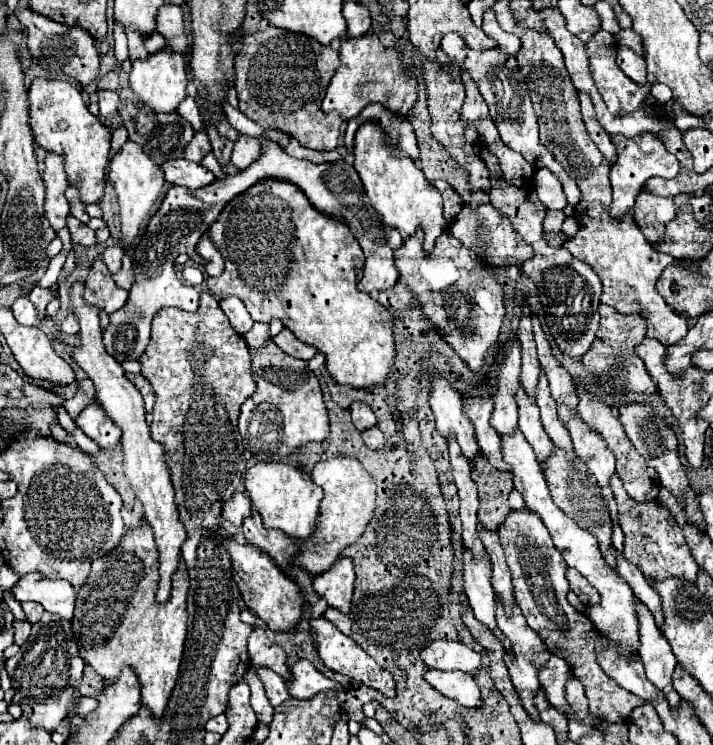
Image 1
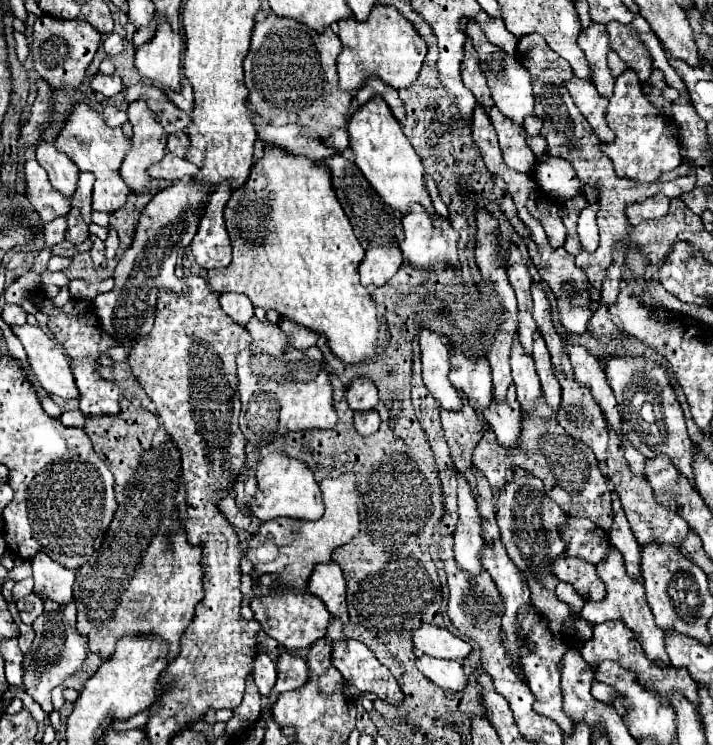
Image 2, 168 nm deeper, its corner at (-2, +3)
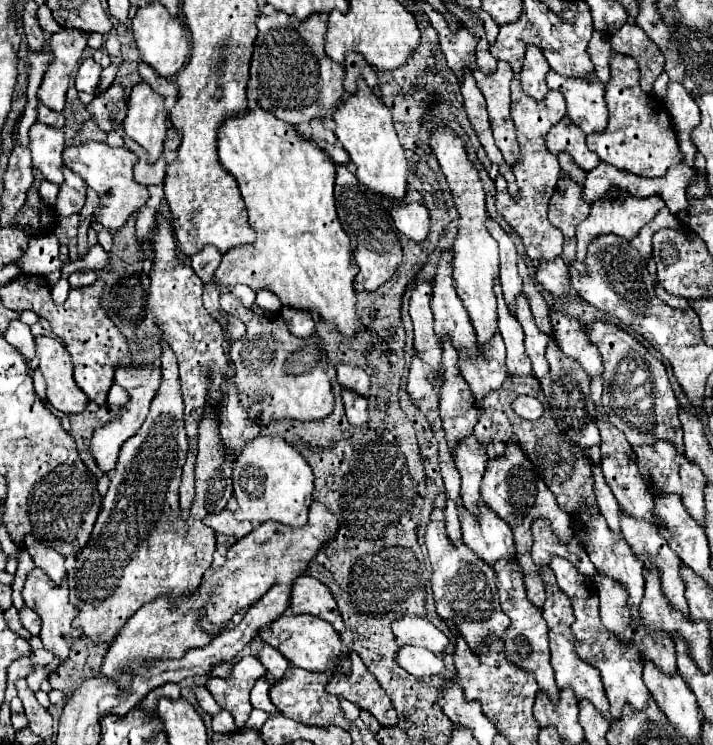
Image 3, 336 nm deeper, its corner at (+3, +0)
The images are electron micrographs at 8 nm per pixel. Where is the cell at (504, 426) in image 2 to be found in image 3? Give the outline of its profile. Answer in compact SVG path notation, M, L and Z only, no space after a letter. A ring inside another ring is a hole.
M494 334L490 348L492 350L490 350L488 358L484 354L480 354L474 360L470 360L470 358L460 360L460 372L462 372L464 380L468 382L478 408L482 408L486 394L502 388L502 384L508 376L506 366L504 366L506 350L504 350L504 342L502 342L500 334Z

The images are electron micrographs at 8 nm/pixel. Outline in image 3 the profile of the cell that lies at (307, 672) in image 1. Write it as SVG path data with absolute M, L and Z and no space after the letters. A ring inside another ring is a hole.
M264 644L264 648L258 652L258 658L268 668L270 676L274 676L274 682L280 682L284 678L286 670L290 668L290 662L276 648L272 648L268 644Z

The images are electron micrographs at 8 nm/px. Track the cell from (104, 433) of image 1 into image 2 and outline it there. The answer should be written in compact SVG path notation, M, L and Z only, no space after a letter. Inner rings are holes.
M33 289L27 299L39 307L43 313L46 313L49 317L47 325L49 325L49 331L55 335L57 343L65 349L65 353L71 357L71 371L75 375L75 383L77 383L77 389L81 393L81 399L79 399L79 407L81 407L81 413L85 417L95 417L95 415L115 415L119 413L119 399L121 399L121 391L117 387L115 381L107 381L99 375L97 367L99 367L99 357L101 355L107 355L109 347L115 347L117 341L111 339L111 335L107 335L101 325L99 325L99 319L95 315L95 307L93 307L93 301L87 301L83 299L71 299L66 305L61 308L55 307L51 303L51 299L45 297L43 289Z

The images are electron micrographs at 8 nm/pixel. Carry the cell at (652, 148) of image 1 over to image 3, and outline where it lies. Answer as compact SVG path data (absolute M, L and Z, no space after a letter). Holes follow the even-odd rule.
M612 54L610 60L612 78L606 84L606 104L608 104L608 126L602 134L590 134L586 144L592 152L600 156L602 162L616 166L618 170L632 172L636 176L662 176L672 164L678 164L682 152L678 140L666 114L664 102L656 102L652 94L640 90L638 64L630 56Z

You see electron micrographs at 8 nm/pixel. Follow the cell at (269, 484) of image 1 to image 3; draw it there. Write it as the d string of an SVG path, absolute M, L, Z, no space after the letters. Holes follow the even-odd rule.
M258 436L242 450L234 462L234 498L238 502L236 518L252 524L278 520L290 526L308 522L308 504L314 490L312 470L306 460L280 436Z

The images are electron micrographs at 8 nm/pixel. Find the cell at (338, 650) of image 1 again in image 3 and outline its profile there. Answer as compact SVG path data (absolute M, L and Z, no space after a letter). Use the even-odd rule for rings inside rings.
M348 652L342 658L352 662L350 674L336 670L334 676L330 678L330 682L326 684L326 690L330 694L346 698L346 700L354 702L356 706L372 712L380 724L394 726L398 722L396 710L394 710L388 694L378 684L378 680L374 680L374 674L362 662L362 658L358 658L358 654L354 654L354 652Z

